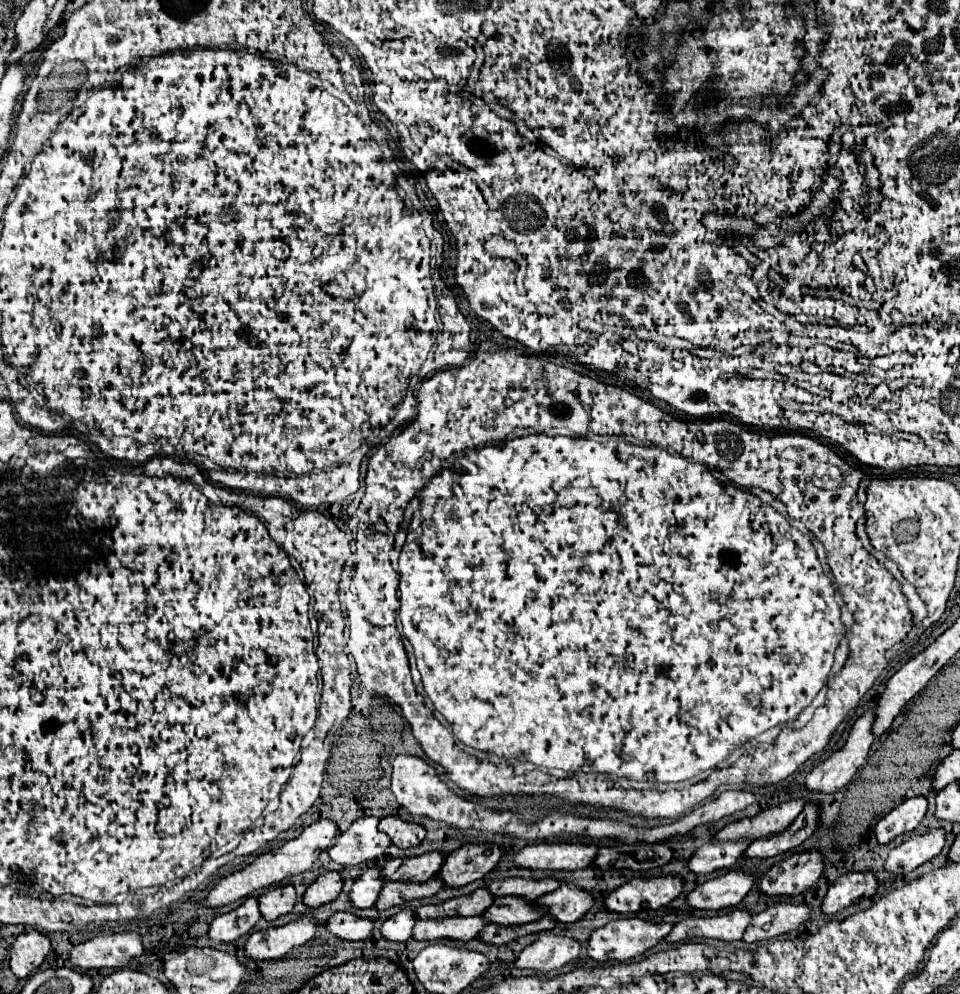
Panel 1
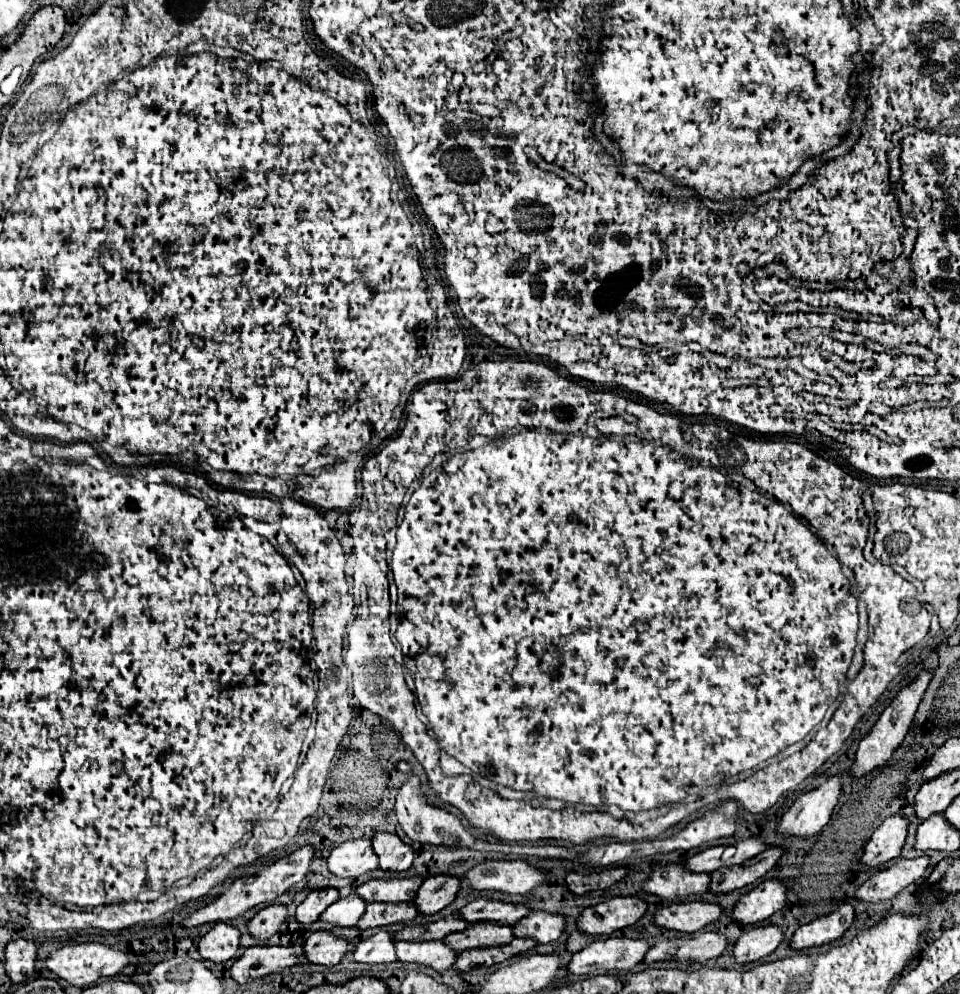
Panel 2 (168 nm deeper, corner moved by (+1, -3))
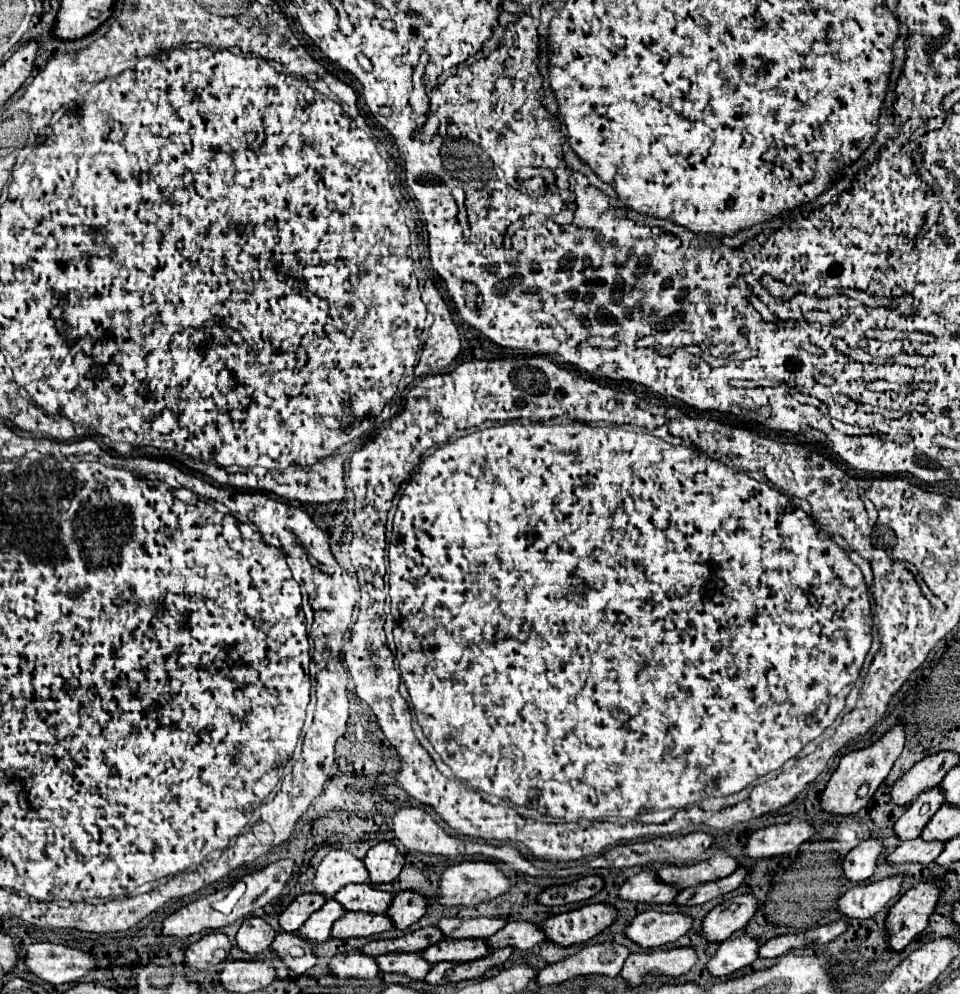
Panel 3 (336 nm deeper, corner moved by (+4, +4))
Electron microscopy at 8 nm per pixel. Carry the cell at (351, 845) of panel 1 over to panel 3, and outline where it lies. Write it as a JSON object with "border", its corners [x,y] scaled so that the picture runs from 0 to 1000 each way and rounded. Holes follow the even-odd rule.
{"border":[[[348,854],[335,864],[325,890],[327,890],[327,898],[333,898],[342,906],[358,890],[381,888],[381,884],[383,884],[383,876],[379,874],[379,868],[375,864],[371,864],[365,856]]]}

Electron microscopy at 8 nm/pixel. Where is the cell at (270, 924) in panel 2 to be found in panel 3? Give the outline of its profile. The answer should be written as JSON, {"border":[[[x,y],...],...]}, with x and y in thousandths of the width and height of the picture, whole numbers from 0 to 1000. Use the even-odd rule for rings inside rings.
{"border":[[[271,923],[256,925],[246,941],[246,951],[258,961],[271,961],[285,947],[288,937]]]}

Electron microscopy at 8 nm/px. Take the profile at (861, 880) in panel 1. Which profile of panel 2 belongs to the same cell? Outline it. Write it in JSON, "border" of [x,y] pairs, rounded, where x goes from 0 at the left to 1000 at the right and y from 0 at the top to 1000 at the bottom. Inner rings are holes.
{"border":[[[876,905],[872,907],[870,915],[866,920],[853,922],[847,928],[843,928],[841,932],[834,932],[826,944],[824,944],[824,952],[826,954],[845,954],[845,952],[855,952],[861,950],[870,944],[876,944],[878,938],[886,932],[891,922],[891,913],[884,905]]]}

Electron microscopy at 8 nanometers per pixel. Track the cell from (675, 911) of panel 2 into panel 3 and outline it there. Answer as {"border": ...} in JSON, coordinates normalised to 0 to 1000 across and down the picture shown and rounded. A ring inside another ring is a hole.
{"border":[[[671,916],[650,935],[650,941],[671,955],[685,955],[706,947],[721,931],[721,925],[710,919]]]}

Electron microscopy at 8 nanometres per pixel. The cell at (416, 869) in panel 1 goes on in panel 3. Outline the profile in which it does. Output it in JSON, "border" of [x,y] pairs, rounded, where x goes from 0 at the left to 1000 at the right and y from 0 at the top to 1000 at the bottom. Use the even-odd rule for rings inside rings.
{"border":[[[360,890],[348,902],[360,916],[375,916],[375,919],[402,919],[408,898],[390,894],[385,890]]]}

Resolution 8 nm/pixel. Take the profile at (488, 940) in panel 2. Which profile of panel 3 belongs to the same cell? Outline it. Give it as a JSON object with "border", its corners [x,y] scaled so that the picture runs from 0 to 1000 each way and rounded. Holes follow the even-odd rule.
{"border":[[[460,945],[454,951],[440,957],[442,967],[448,971],[469,967],[469,969],[488,969],[496,967],[498,963],[506,963],[510,957],[506,953],[504,945],[483,945],[483,947],[471,947]]]}

